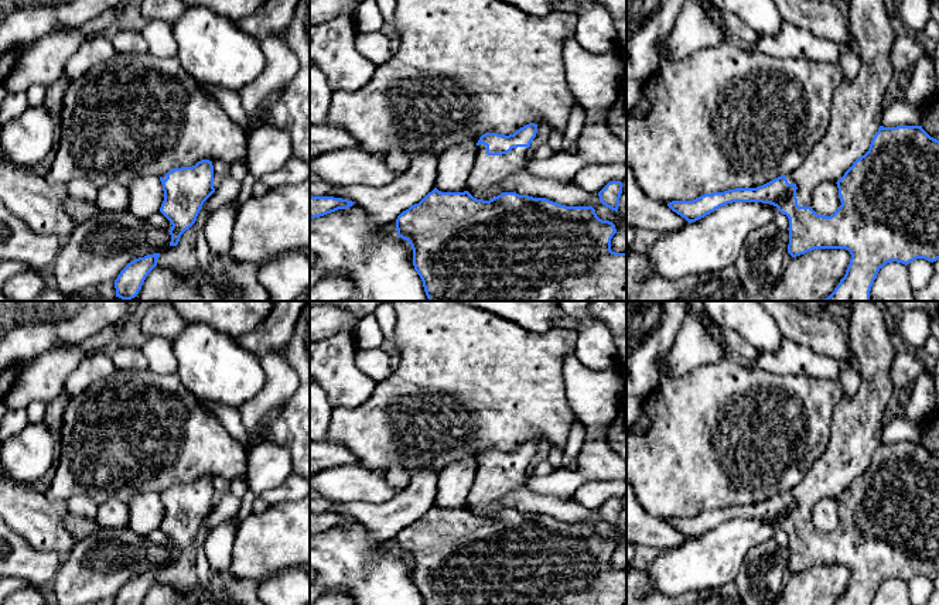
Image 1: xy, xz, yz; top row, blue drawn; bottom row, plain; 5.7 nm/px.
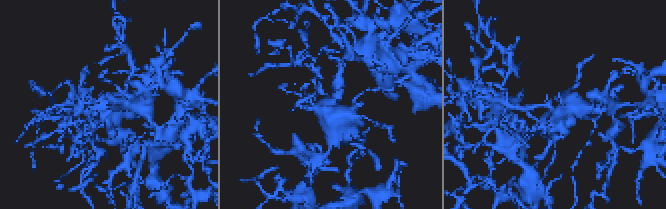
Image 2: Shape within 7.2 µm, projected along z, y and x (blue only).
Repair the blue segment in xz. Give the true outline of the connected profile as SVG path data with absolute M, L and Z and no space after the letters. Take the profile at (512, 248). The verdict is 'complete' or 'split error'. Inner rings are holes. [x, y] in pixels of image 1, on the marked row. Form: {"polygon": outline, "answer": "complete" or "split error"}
{"polygon": "M529 123L513 134L485 133L479 137L475 164L470 172L464 192L441 192L434 188L419 204L403 211L396 219L397 236L407 240L413 249L413 266L423 281L428 301L626 301L626 253L611 250L615 225L597 216L593 206L566 206L546 198L533 198L516 192L505 192L501 184L512 174L522 171L529 158L530 143L536 137L537 124Z", "answer": "split error"}

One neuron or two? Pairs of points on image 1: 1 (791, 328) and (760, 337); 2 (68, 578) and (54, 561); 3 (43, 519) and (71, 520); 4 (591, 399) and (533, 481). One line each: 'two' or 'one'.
1: two
2: two
3: two
4: one

